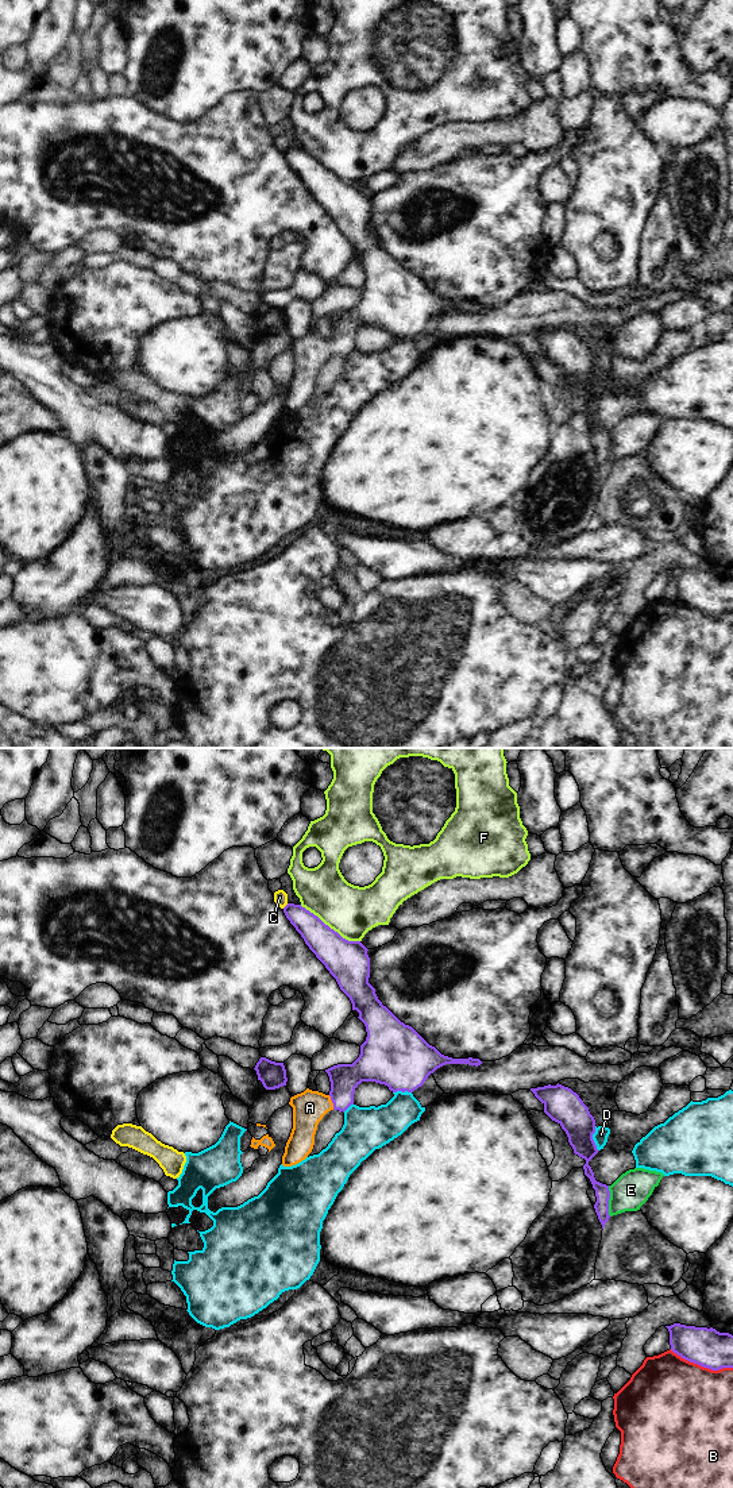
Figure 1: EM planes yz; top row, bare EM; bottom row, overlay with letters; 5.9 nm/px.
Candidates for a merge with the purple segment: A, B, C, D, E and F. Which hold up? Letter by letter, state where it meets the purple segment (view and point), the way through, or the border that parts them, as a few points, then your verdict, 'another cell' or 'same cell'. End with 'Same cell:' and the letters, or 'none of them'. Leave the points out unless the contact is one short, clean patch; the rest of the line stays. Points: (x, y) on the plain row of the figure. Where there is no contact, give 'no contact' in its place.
A: yz (332, 346) | across yz (344, 322), (342, 336), (332, 346), (309, 351) | same cell
B: yz (701, 609) | another cell
C: yz (286, 149) | along yz (288, 147), (282, 151) | another cell
D: yz (591, 382) | another cell
E: yz (608, 444) | along yz (608, 430), (610, 459) | another cell
F: yz (328, 170) | another cell
Same cell: A

